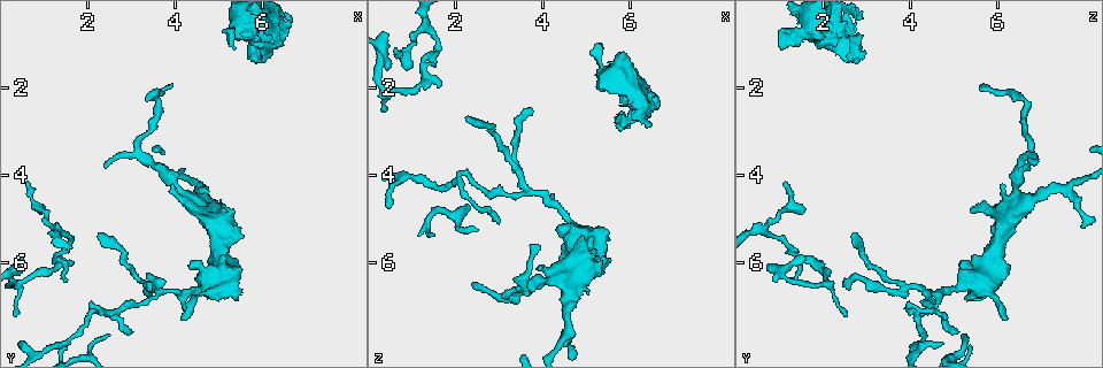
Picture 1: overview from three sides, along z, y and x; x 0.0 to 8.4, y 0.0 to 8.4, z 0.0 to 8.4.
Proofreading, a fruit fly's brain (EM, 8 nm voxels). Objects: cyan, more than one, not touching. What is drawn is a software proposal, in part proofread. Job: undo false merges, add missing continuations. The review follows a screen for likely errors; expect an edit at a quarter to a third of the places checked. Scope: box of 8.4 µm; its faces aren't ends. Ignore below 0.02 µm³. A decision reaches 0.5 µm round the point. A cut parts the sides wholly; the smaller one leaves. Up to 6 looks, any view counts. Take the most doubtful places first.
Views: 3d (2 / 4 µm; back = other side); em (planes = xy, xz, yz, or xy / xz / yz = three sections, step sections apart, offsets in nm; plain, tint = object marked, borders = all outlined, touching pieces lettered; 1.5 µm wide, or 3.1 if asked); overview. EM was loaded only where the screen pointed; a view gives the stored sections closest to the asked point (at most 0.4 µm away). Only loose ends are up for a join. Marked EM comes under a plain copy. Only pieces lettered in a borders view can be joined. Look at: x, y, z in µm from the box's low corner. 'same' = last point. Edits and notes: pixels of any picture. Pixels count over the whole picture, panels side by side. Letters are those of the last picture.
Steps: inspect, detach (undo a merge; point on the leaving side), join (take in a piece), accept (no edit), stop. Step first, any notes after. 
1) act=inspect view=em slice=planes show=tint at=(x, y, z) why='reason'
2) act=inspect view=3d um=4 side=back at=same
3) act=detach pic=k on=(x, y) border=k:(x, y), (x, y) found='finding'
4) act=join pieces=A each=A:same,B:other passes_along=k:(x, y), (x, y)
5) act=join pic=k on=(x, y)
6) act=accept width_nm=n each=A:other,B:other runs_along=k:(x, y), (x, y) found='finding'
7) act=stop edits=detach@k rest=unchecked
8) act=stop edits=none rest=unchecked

act=inspect view=3d um=2 at=(5.75, 1.20, 2.95) why='an open end'

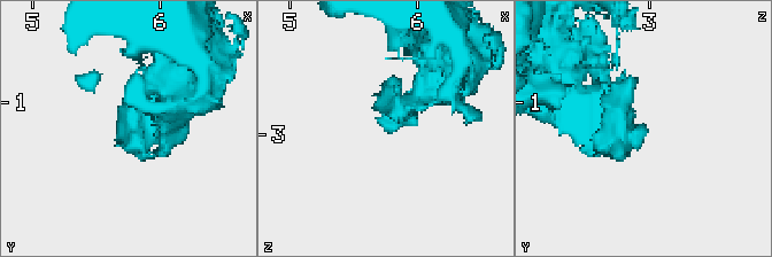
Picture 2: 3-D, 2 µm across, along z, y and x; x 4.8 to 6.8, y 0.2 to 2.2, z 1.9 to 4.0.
act=inspect view=em slice=xz step=4 show=tint at=(5.78, 1.22, 3.00)

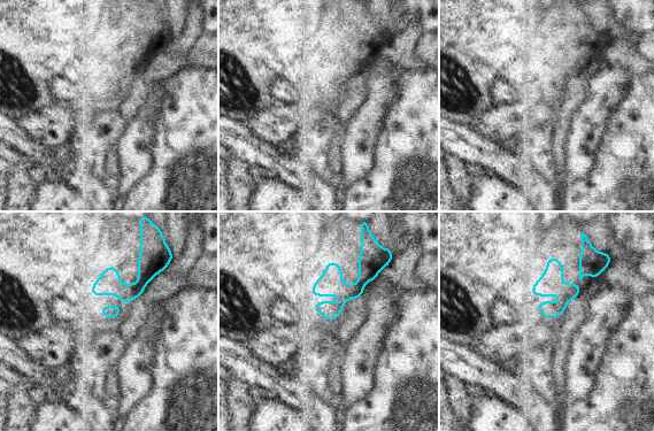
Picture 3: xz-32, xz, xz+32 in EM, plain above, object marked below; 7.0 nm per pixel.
act=inspect view=em slice=planes show=borders at=same why='another direction'

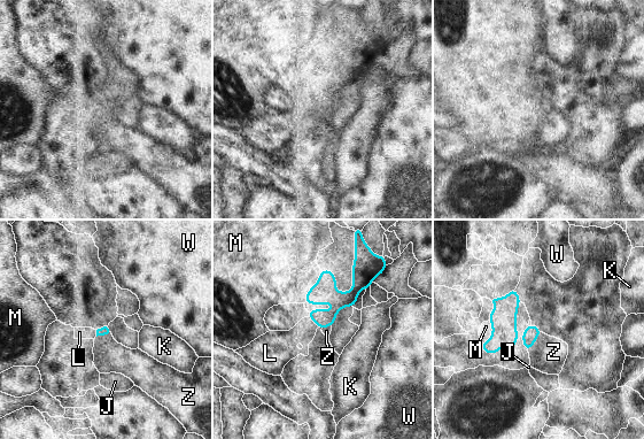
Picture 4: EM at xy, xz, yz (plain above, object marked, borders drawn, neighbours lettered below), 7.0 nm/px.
act=accept each=J:other,K:other,L:other,M:other,W:other,Z:other border=4:(541, 332), (528, 351) found='no lettered piece goes on from it'

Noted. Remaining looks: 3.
act=inspect view=em slice=planes show=borders at=(3.95, 4.25, 6.10) why='stops while still wide'

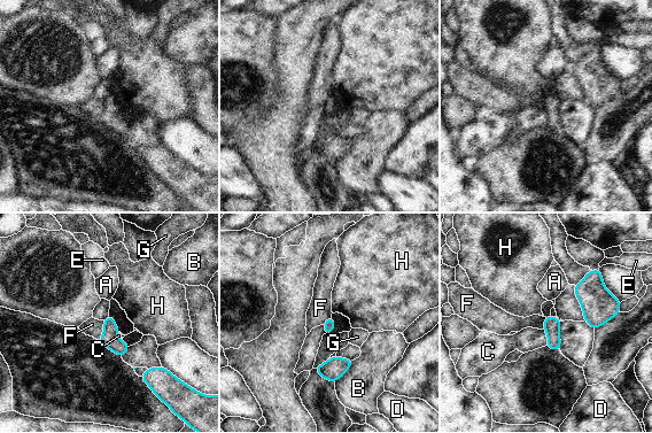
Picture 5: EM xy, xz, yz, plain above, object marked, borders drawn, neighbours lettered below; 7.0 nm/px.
act=accept each=A:other,B:other,C:other,D:other,E:other,F:other,G:other,H:other found='none of them fits'

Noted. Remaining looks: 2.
act=inspect view=em slice=planes show=tint at=(1.25, 6.10, 1.90)

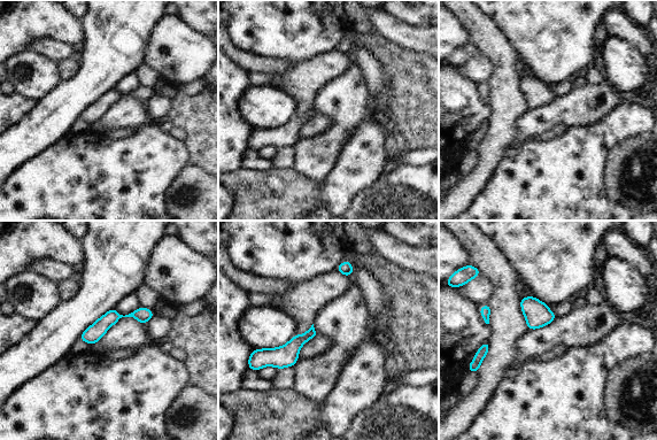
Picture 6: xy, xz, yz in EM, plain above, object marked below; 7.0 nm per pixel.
act=inspect view=em slice=planes show=borders at=same

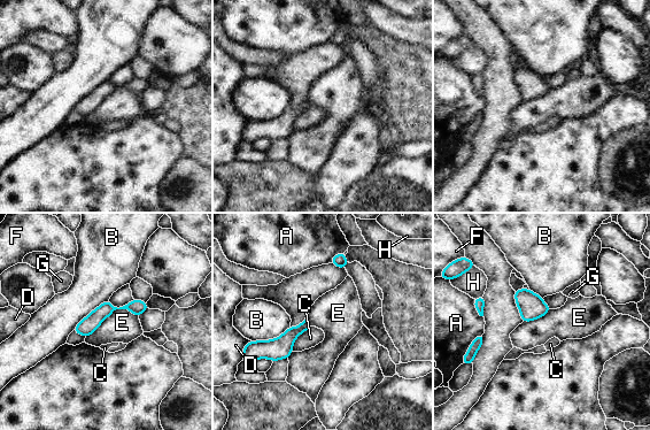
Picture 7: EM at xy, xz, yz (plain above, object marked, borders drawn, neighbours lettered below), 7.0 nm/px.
act=accept longest_contact=E:400nm each=A:other,B:other,C:other,D:other,E:other,F:other,G:other,H:other border=7:(289, 325), (277, 337), (252, 342) found='all the same neuron'

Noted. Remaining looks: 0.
act=stop edits=none rest=unchecked

